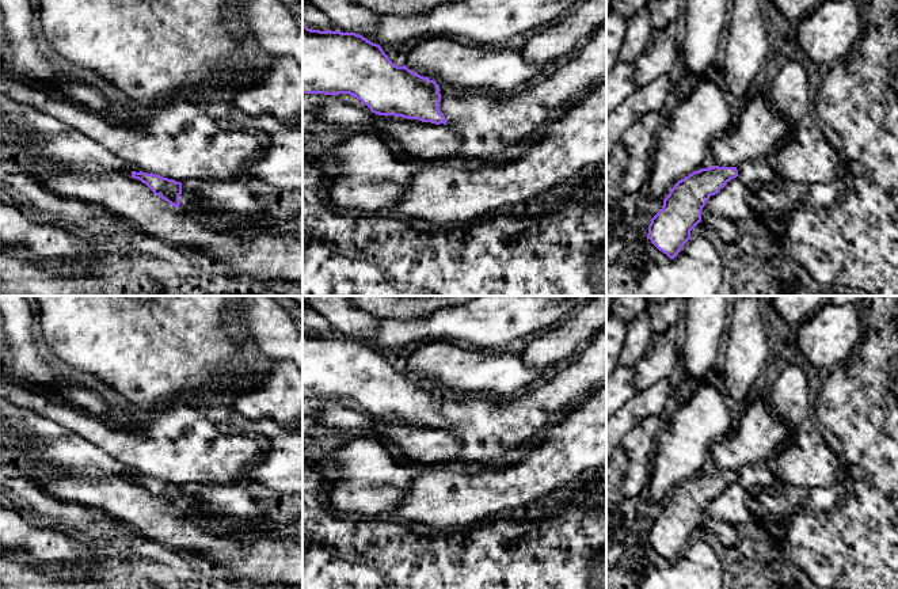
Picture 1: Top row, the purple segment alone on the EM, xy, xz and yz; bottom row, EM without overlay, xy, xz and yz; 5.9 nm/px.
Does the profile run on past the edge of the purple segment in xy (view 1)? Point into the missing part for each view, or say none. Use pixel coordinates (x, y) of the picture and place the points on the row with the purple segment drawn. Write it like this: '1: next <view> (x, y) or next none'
1: next none

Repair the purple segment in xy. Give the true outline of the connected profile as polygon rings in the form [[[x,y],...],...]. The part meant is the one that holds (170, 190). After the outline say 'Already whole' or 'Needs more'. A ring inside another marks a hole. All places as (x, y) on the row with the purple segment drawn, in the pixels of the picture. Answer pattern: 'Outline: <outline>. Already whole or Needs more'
Outline: [[[132,171],[132,178],[141,180],[153,191],[155,195],[159,195],[172,206],[179,208],[179,197],[182,194],[180,182],[142,171]]]. Already whole

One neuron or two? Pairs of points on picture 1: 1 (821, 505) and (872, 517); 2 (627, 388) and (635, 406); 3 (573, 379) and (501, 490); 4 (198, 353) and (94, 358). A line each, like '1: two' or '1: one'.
1: two
2: two
3: two
4: one

